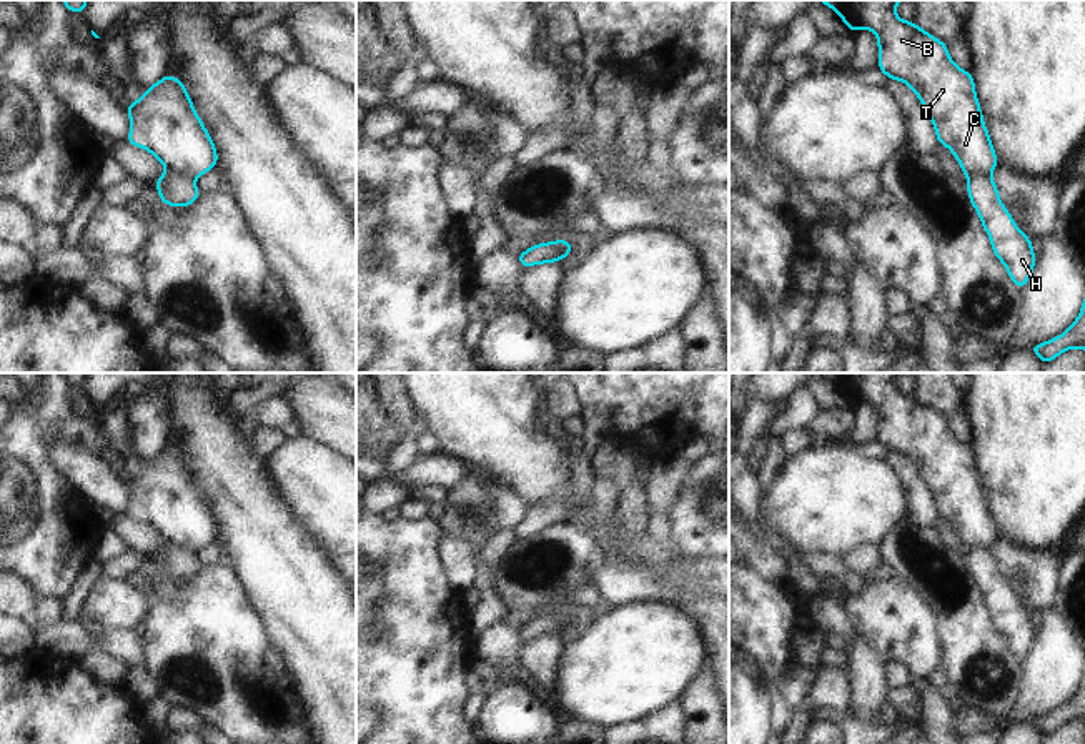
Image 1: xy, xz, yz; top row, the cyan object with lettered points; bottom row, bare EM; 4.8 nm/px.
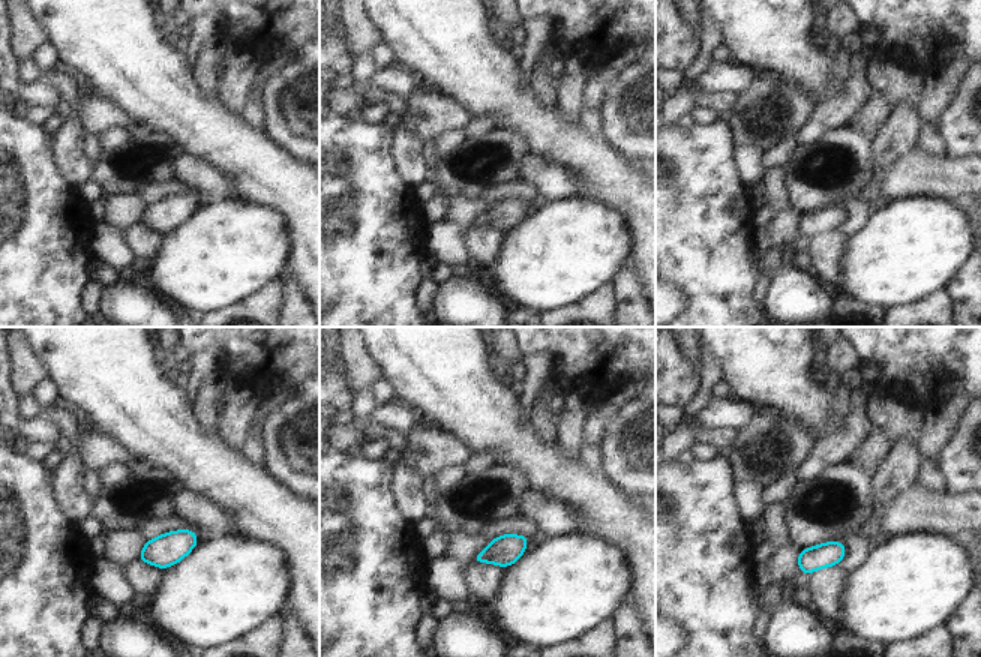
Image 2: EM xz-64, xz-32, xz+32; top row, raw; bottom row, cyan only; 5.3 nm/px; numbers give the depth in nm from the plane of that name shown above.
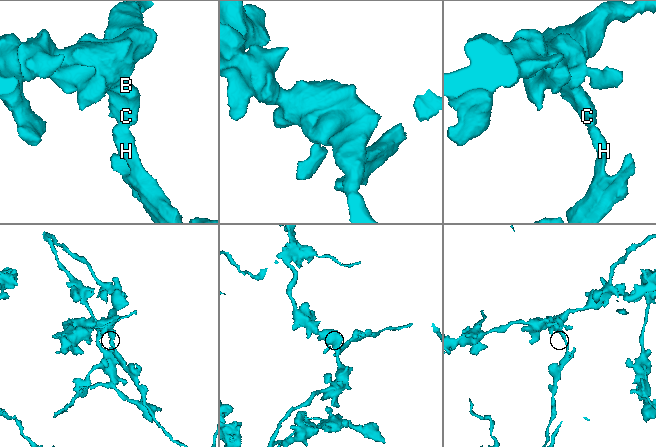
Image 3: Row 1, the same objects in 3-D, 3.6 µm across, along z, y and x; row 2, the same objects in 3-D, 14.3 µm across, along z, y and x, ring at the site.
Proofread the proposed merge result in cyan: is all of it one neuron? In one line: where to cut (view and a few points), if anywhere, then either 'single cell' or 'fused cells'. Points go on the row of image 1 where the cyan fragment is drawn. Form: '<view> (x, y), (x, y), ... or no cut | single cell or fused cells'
xy (170, 172), (193, 178) | fused cells

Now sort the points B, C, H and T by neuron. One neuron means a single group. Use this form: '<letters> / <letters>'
B C T / H

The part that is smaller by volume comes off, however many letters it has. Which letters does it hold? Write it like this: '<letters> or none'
H

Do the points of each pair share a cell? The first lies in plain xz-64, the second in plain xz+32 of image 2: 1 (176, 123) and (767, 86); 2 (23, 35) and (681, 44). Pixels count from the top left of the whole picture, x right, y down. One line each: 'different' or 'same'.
1: different
2: different

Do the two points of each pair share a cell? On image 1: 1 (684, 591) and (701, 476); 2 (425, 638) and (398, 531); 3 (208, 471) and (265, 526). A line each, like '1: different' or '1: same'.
1: different
2: same
3: same

